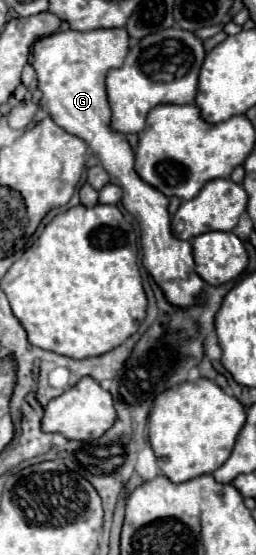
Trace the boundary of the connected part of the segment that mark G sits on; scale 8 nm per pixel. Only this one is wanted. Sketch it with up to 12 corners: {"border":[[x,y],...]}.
{"border":[[125,28],[55,32],[33,46],[41,106],[123,190],[143,266],[169,304],[203,290],[169,200],[109,128],[105,74]]}

